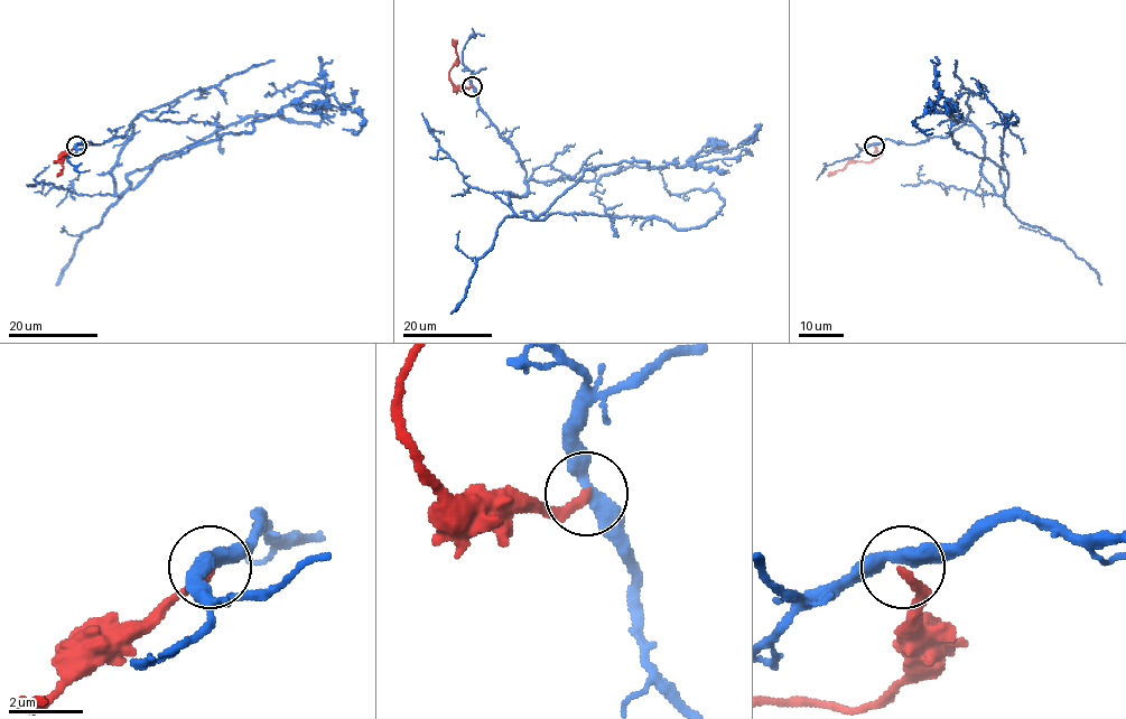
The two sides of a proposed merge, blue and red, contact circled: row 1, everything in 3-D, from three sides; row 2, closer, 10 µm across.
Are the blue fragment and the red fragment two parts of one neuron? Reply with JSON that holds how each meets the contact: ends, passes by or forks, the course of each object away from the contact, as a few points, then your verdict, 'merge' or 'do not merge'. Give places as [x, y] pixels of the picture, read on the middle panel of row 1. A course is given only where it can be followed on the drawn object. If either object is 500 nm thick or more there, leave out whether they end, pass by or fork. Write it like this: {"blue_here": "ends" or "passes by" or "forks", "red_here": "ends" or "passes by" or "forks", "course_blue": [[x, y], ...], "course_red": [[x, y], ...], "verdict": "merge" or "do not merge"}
{"blue_here": "passes by", "red_here": "ends", "course_blue": [[472, 86], [526, 171], [517, 215], [586, 170], [684, 167], [760, 128], [737, 146]], "course_red": [[472, 86], [457, 87], [449, 80], [449, 69], [457, 57], [452, 39]], "verdict": "do not merge"}

